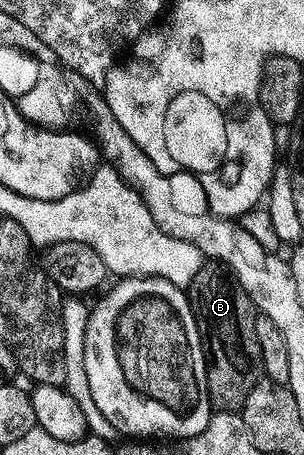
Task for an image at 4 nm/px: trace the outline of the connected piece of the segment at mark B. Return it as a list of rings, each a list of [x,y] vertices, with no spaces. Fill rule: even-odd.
[[[216,260],[202,261],[187,293],[199,328],[201,347],[205,350],[209,405],[217,412],[240,411],[251,388],[263,377],[259,340],[255,336],[258,311],[232,270]]]

